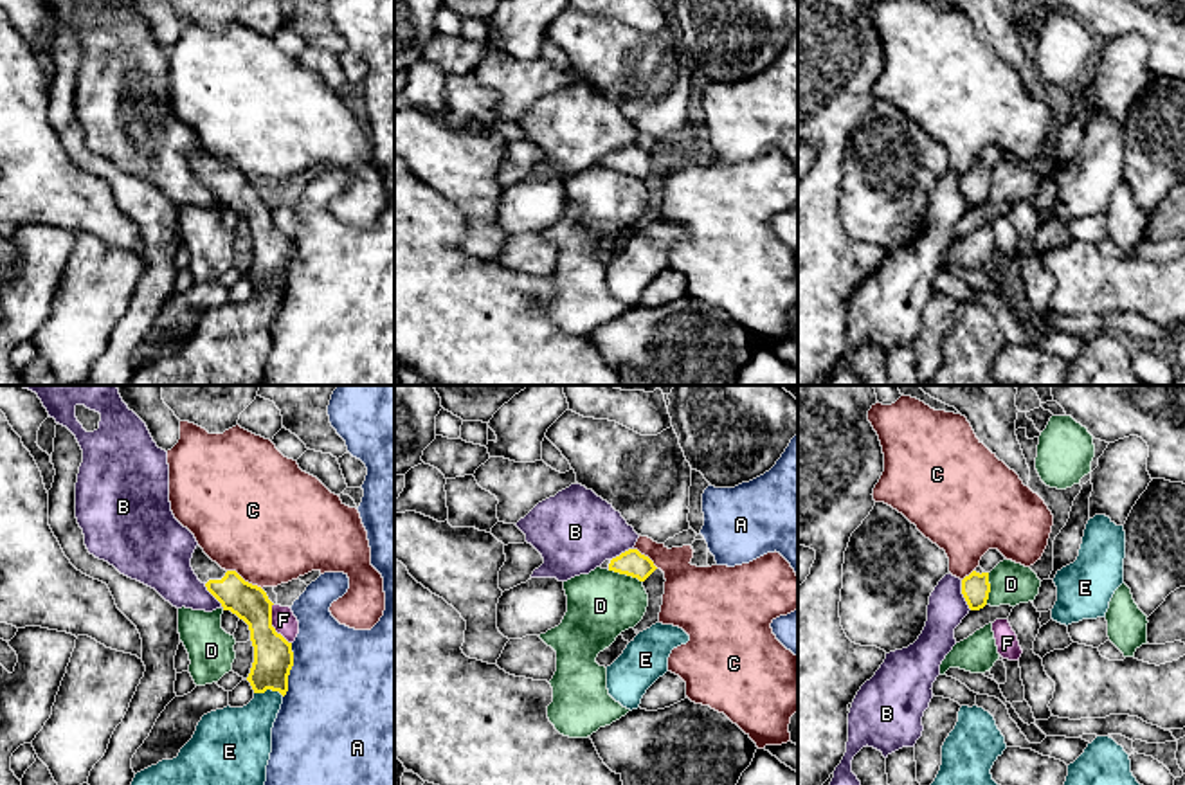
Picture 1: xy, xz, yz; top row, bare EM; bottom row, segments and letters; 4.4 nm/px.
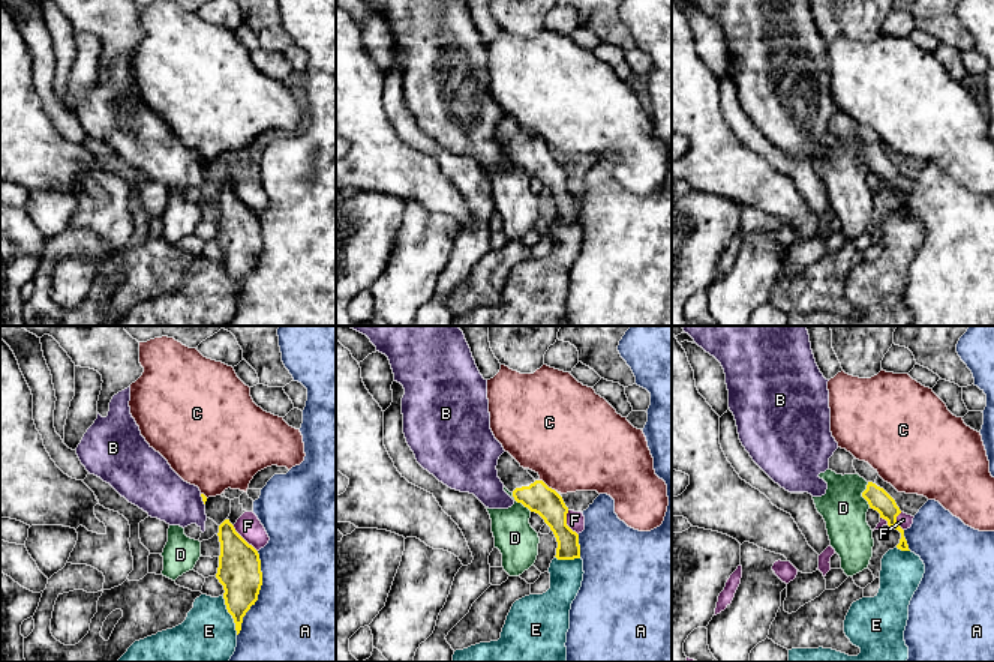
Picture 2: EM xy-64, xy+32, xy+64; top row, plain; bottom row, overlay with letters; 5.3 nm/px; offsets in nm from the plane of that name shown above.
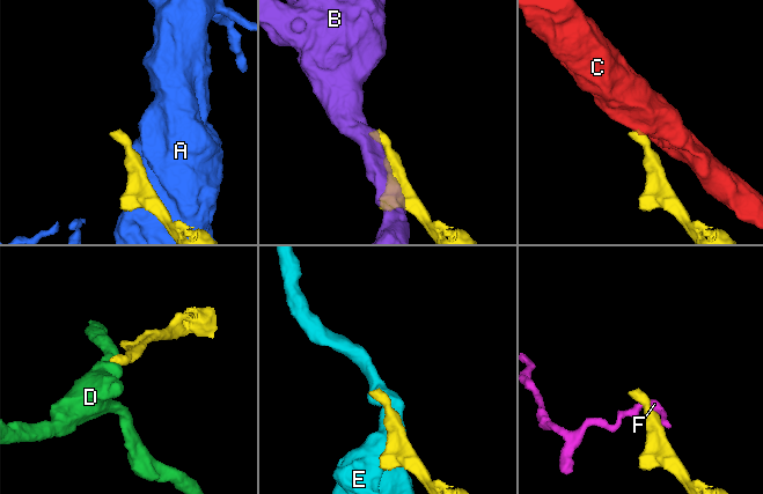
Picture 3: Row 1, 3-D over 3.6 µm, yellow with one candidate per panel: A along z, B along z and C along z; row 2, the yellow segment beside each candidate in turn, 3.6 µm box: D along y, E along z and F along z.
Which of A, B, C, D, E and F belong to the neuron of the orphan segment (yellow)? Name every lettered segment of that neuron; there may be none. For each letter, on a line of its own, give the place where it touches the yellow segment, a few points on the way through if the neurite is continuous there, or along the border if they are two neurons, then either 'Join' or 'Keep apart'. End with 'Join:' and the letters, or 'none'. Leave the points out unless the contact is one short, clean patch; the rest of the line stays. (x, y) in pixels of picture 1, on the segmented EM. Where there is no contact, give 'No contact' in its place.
A: Touches yellow at xy (290, 668). Keep apart
B: Touches yellow at yz (964, 595). Keep apart
C: Touches yellow at xy (244, 580). Boundary: xy (227, 569), (233, 569), (262, 589). Keep apart
D: Touches yellow at xz (625, 573). Boundary: xz (607, 569), (631, 575), (642, 582). Keep apart
E: Touches yellow at xy (269, 688). Keep apart
F: Touches yellow at xy (271, 625). Boundary: xy (272, 604), (272, 627), (290, 643). Keep apart
Join: none

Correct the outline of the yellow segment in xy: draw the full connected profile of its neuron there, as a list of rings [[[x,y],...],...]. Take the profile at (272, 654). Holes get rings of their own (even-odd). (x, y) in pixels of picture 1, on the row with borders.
[[[196,546],[191,567],[207,591],[249,625],[254,646],[254,663],[247,681],[254,693],[267,690],[288,691],[288,675],[294,666],[292,643],[272,627],[272,601],[267,592],[245,582],[236,571],[225,571]]]

